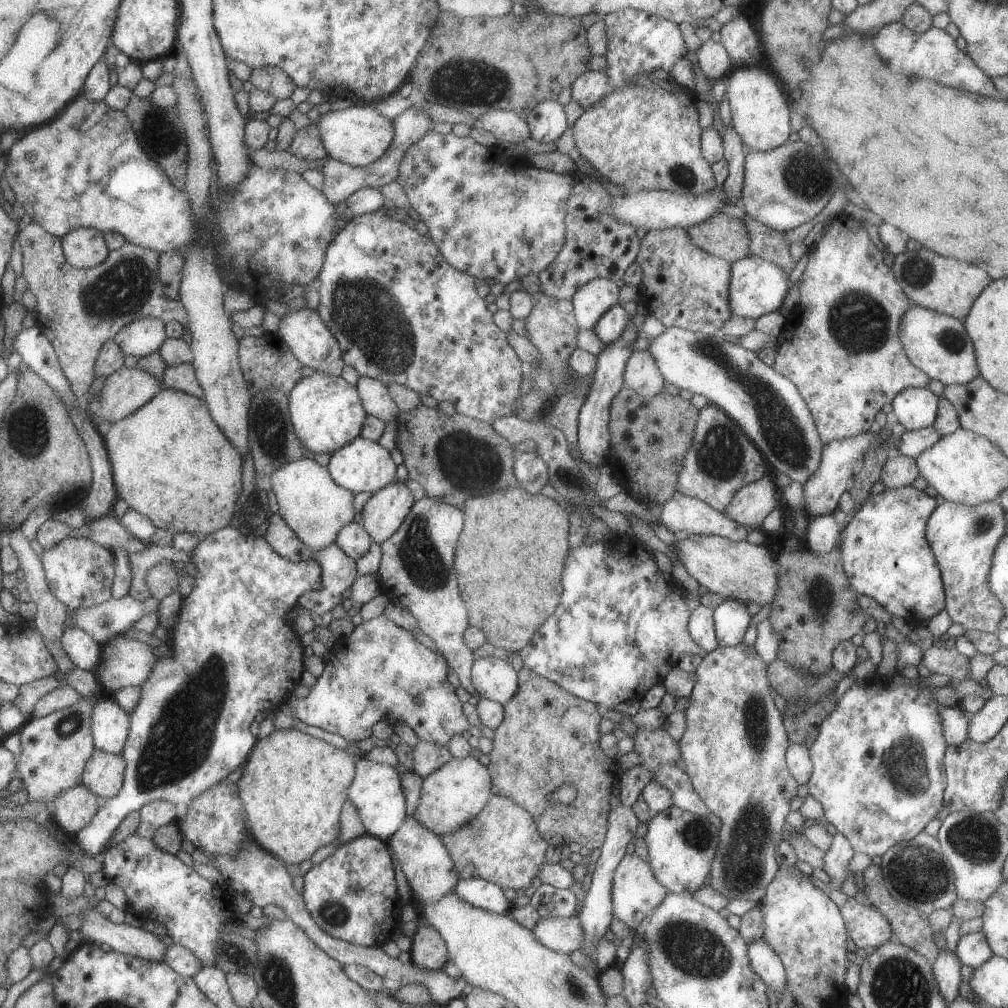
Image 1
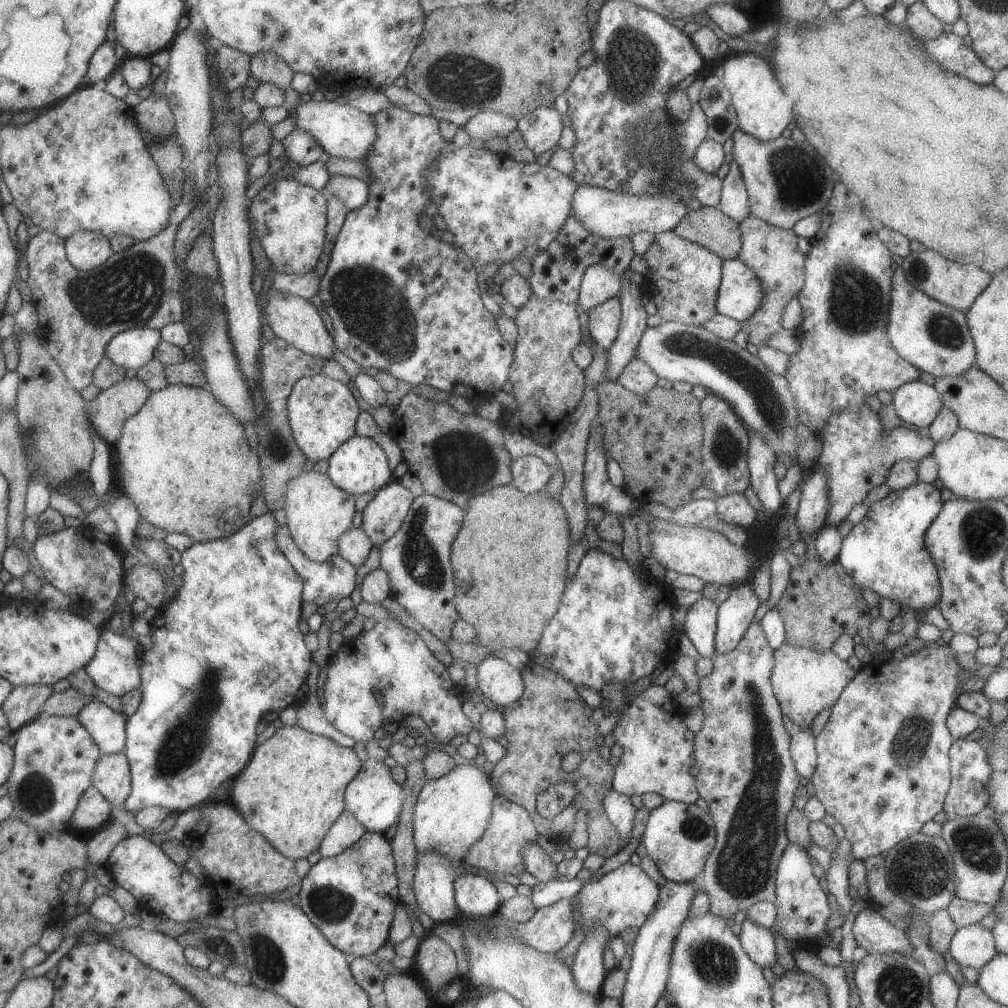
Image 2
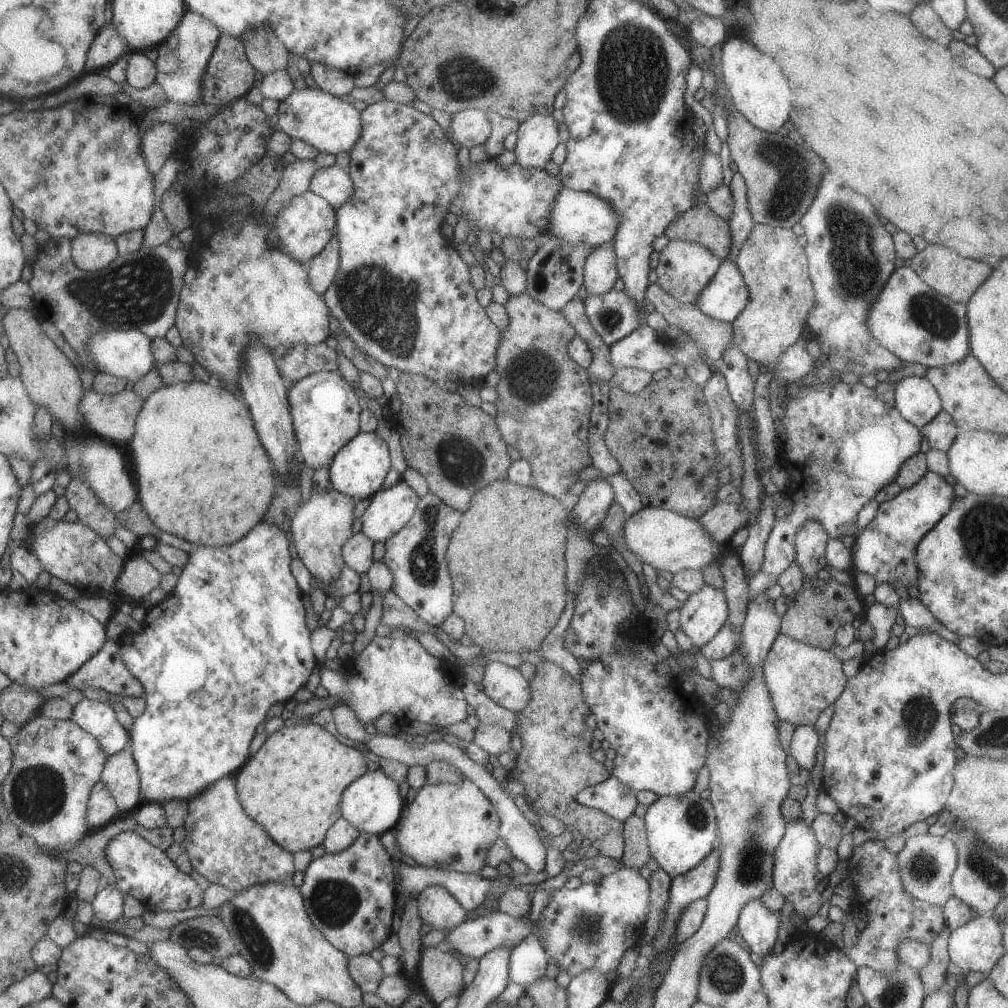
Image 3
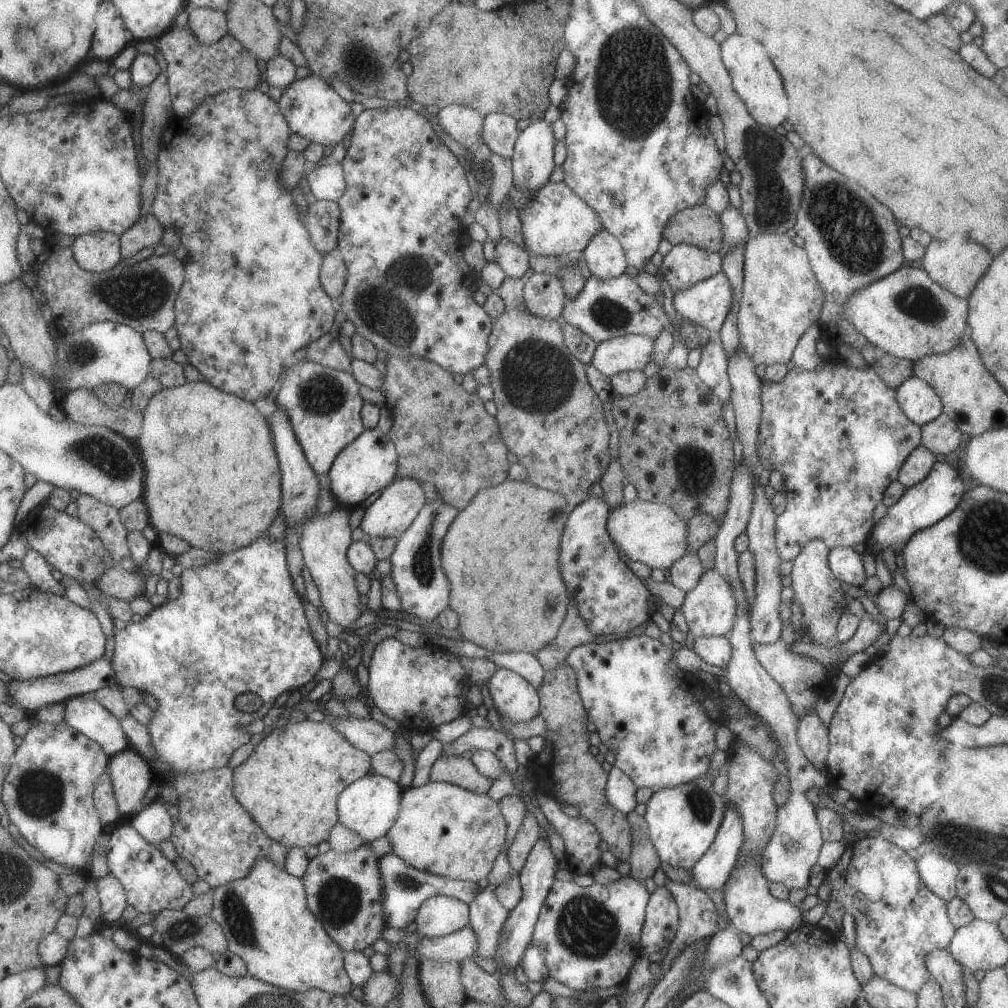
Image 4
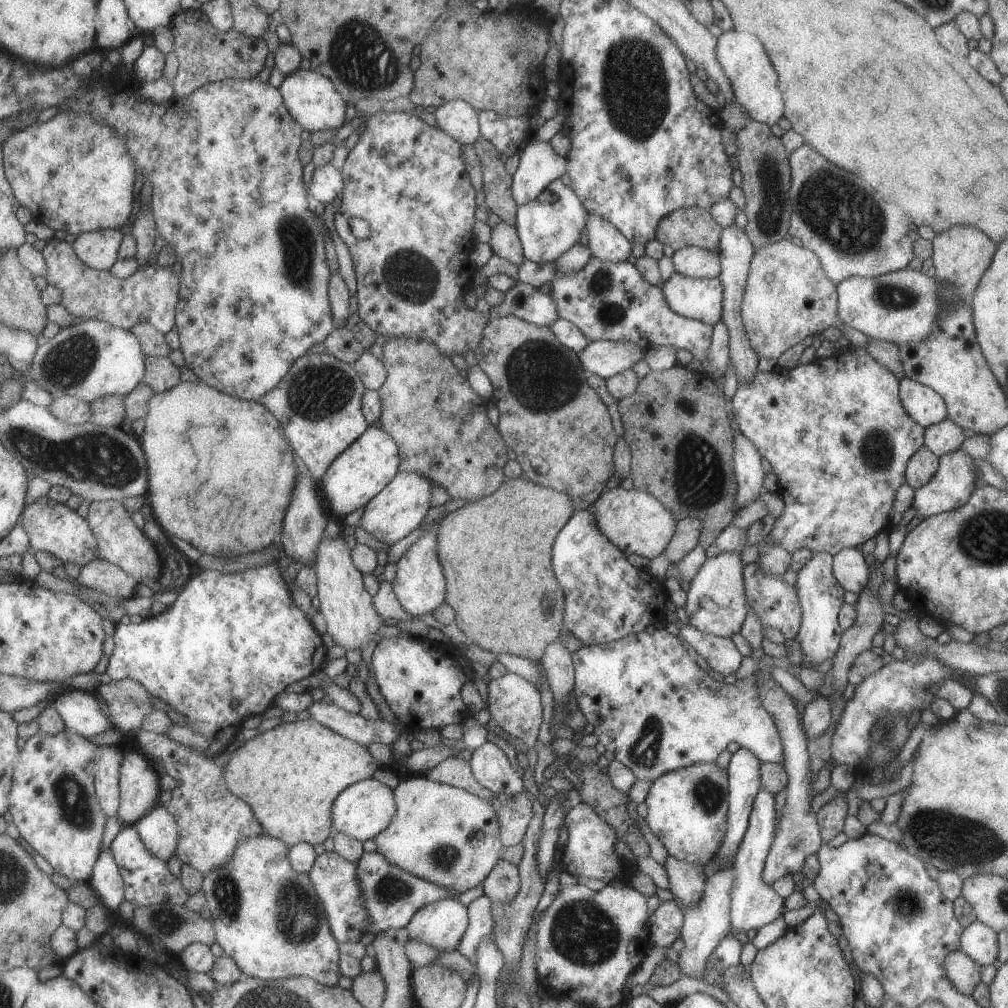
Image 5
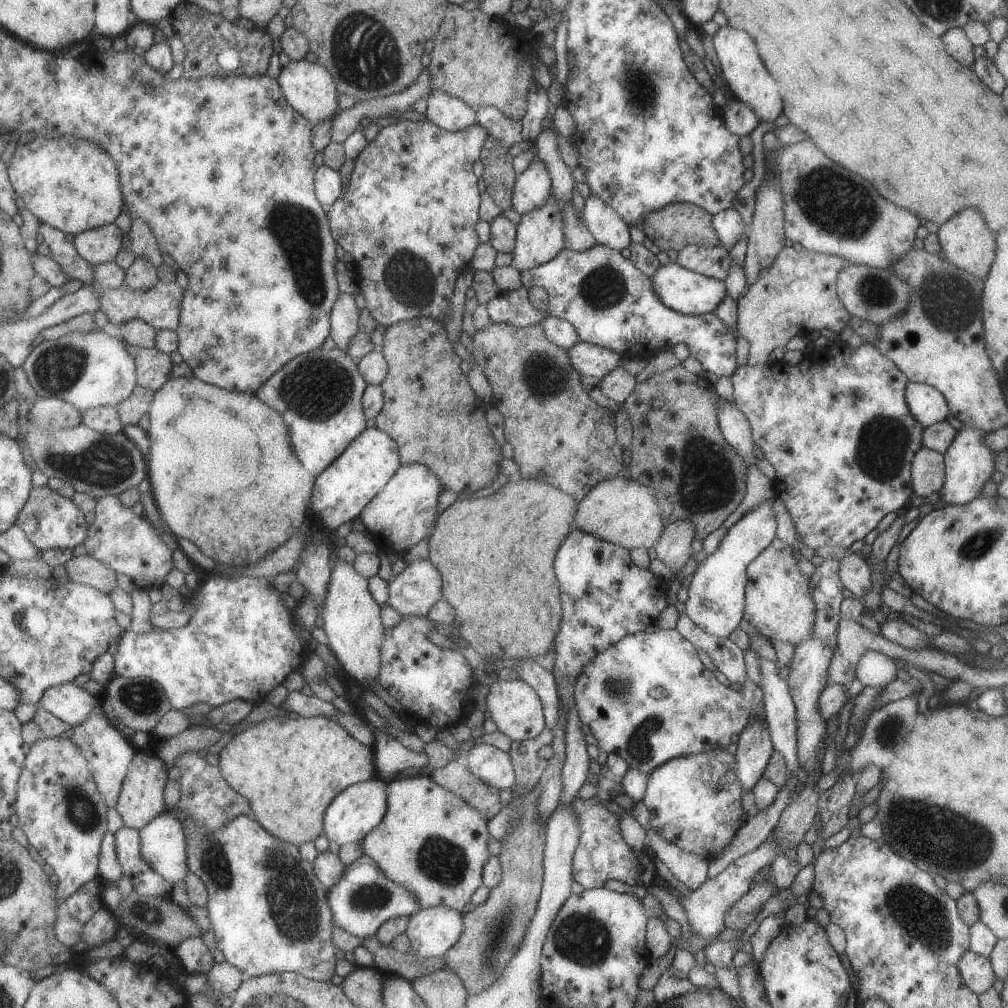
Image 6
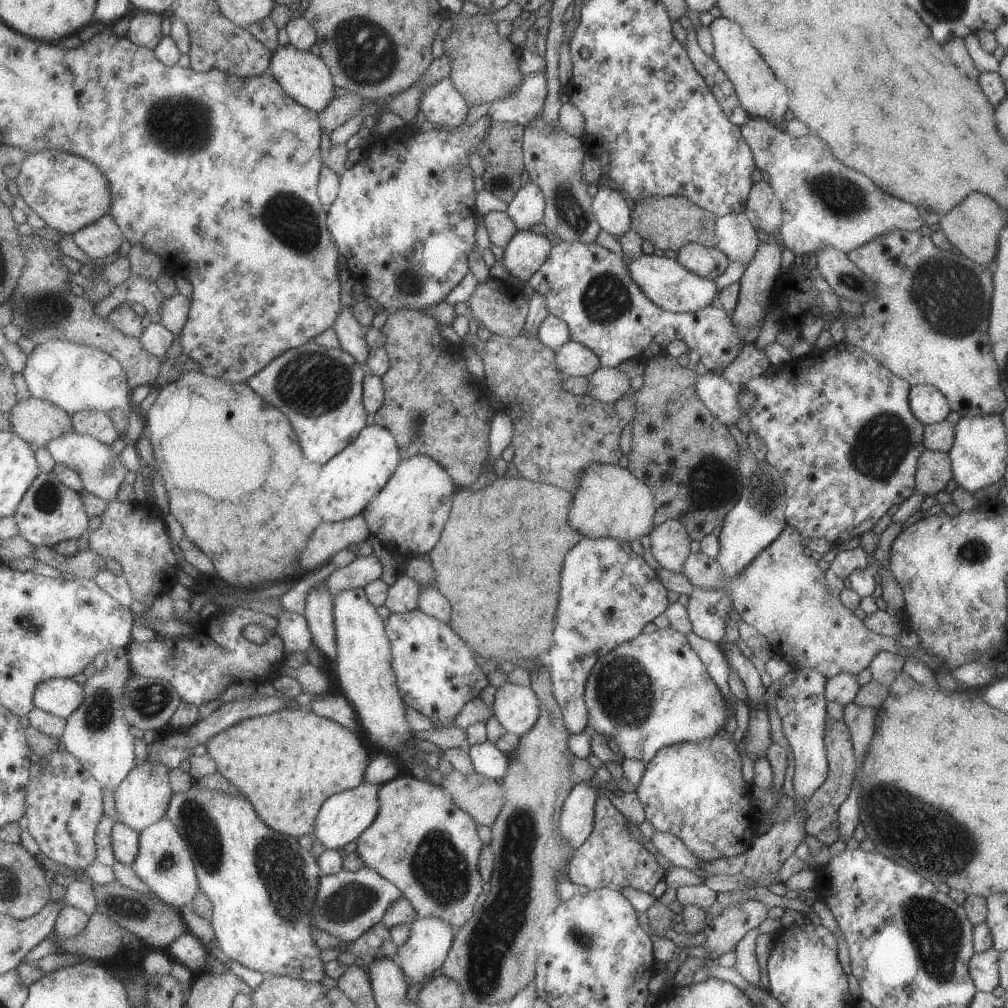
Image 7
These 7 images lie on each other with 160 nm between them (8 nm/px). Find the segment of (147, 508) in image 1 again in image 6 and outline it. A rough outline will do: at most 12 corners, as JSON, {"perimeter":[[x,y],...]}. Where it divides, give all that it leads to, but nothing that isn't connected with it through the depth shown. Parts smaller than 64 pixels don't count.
{"perimeter":[[154,391],[154,504],[227,567],[309,522],[314,476],[254,393]]}

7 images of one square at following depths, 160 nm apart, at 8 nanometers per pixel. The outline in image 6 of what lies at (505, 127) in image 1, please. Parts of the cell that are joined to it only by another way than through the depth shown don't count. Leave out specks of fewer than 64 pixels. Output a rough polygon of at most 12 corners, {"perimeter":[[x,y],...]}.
{"perimeter":[[431,91],[423,119],[443,130],[476,123],[475,109],[461,99]]}

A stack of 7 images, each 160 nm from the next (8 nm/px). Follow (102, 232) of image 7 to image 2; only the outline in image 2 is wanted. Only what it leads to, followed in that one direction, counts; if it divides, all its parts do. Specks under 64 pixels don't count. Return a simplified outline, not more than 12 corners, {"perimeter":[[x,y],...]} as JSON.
{"perimeter":[[81,231],[66,239],[69,260],[82,271],[111,256],[104,234]]}

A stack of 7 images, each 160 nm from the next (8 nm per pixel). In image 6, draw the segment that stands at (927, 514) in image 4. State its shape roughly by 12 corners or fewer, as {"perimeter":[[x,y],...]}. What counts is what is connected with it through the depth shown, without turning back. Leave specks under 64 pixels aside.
{"perimeter":[[963,425],[944,452],[946,504],[962,505],[996,478],[984,432]]}

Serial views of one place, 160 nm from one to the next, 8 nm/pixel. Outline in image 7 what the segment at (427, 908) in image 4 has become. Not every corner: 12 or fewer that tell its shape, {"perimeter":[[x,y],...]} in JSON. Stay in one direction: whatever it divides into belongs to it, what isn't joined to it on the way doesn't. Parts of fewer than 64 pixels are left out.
{"perimeter":[[437,917],[416,919],[393,957],[408,986],[442,967],[453,937]]}

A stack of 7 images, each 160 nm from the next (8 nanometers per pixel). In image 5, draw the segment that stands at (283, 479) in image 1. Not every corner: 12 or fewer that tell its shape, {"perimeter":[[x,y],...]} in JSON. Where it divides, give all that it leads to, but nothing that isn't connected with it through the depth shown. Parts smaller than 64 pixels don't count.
{"perimeter":[[341,532],[313,574],[326,633],[360,650],[383,624]]}

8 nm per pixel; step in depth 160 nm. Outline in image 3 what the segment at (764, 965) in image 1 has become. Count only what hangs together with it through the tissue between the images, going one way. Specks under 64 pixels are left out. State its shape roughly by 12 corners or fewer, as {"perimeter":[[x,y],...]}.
{"perimeter":[[757,897],[741,906],[735,928],[762,958],[777,940],[781,910]]}

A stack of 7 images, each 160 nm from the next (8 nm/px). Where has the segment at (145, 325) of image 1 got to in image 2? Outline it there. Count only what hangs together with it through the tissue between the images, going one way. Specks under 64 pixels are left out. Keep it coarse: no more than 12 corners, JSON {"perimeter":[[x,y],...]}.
{"perimeter":[[143,327],[121,331],[104,356],[123,370],[152,360],[160,332]]}

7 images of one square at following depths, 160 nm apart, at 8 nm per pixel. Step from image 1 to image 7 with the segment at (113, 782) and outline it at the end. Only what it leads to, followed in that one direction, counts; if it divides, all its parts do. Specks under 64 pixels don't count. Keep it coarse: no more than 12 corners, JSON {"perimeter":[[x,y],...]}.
{"perimeter":[[150,758],[113,790],[115,820],[140,832],[172,797],[163,763]]}

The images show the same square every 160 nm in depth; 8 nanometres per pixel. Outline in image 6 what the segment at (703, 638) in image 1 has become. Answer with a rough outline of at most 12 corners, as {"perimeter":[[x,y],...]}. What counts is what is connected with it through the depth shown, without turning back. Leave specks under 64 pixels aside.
{"perimeter":[[775,496],[759,501],[697,565],[683,603],[727,637],[745,604],[746,568],[776,537]]}

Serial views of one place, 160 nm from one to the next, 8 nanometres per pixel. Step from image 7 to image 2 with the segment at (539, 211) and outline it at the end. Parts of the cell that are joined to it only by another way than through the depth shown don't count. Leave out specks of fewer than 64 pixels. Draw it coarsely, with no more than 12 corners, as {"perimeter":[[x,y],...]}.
{"perimeter":[[553,106],[516,121],[534,156],[558,143],[562,128]]}

